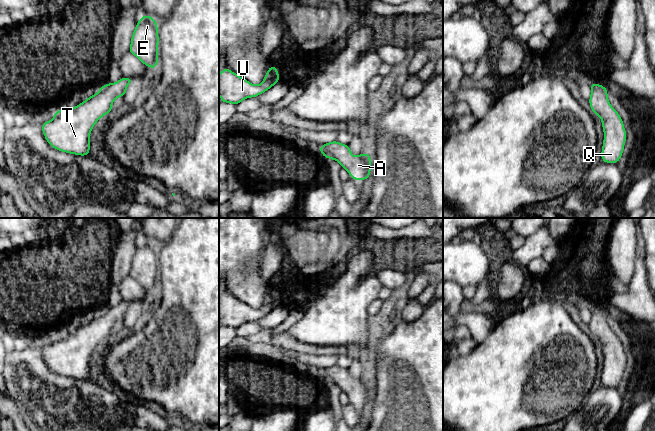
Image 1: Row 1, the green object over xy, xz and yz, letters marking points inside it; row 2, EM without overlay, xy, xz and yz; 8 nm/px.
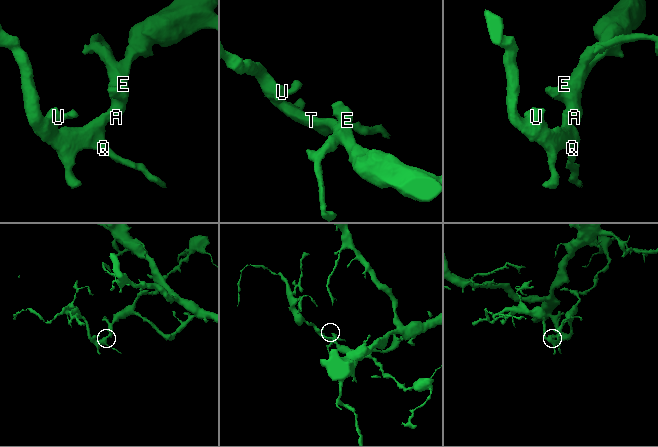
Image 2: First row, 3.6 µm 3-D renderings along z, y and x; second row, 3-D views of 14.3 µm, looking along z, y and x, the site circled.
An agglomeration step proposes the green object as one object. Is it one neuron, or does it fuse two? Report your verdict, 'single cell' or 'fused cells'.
single cell

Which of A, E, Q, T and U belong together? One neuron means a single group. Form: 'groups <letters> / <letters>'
groups A E Q T U

